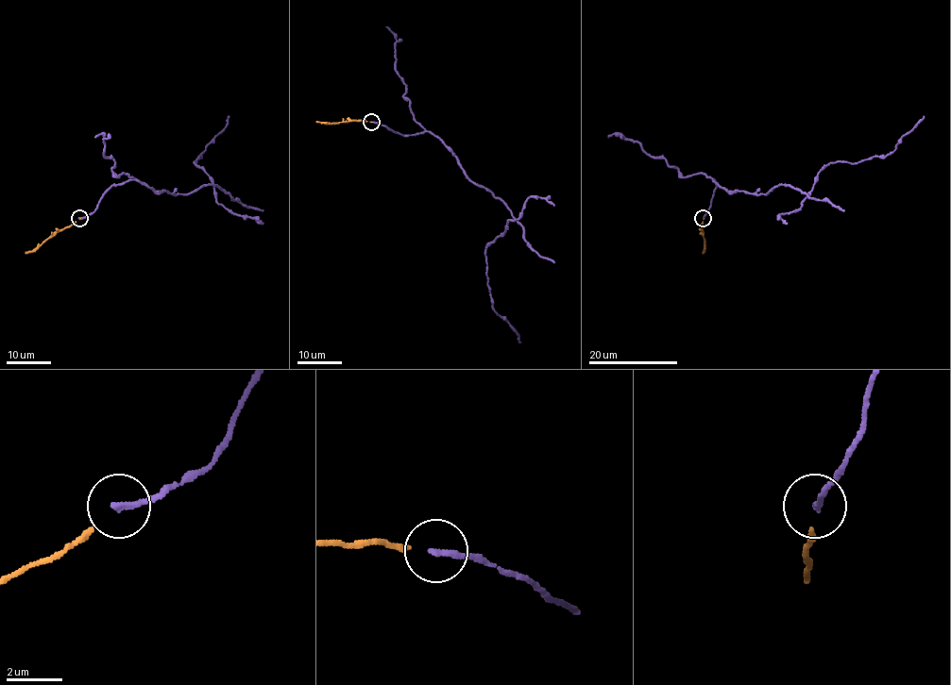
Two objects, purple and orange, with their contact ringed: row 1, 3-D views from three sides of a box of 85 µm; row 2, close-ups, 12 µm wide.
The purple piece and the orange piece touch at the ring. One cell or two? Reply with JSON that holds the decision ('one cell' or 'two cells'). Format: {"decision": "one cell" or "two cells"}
{"decision": "one cell"}

